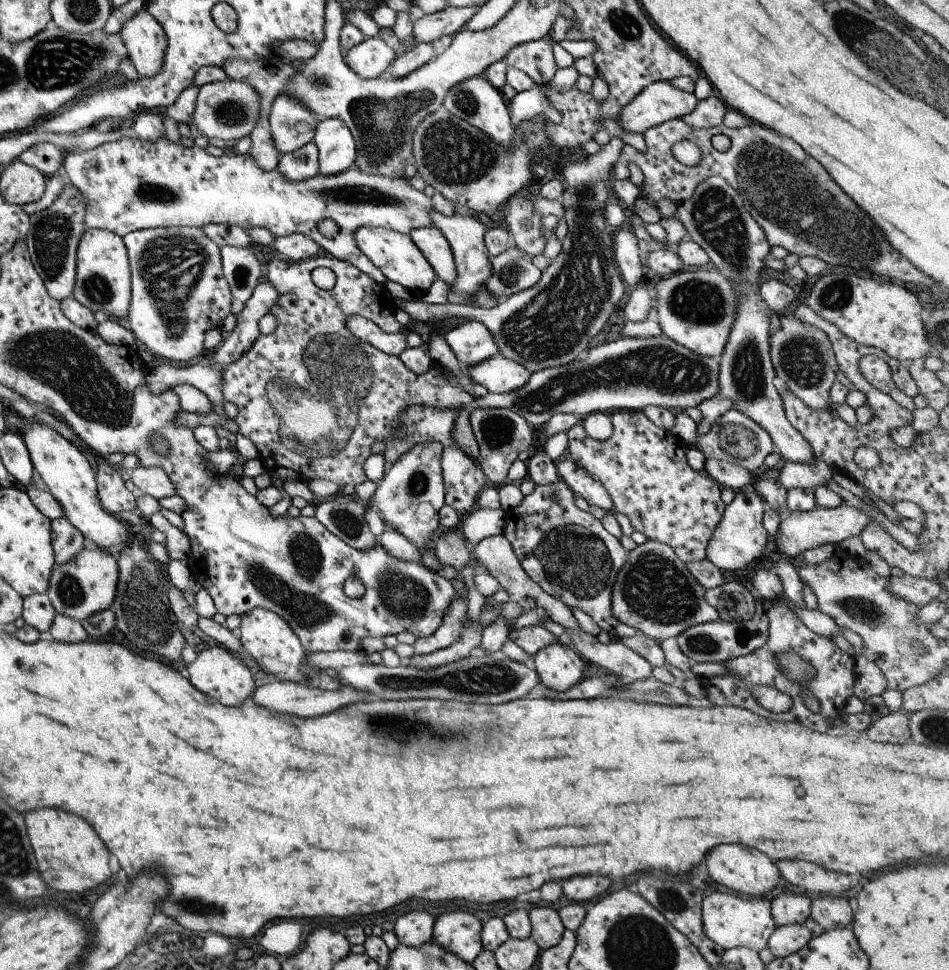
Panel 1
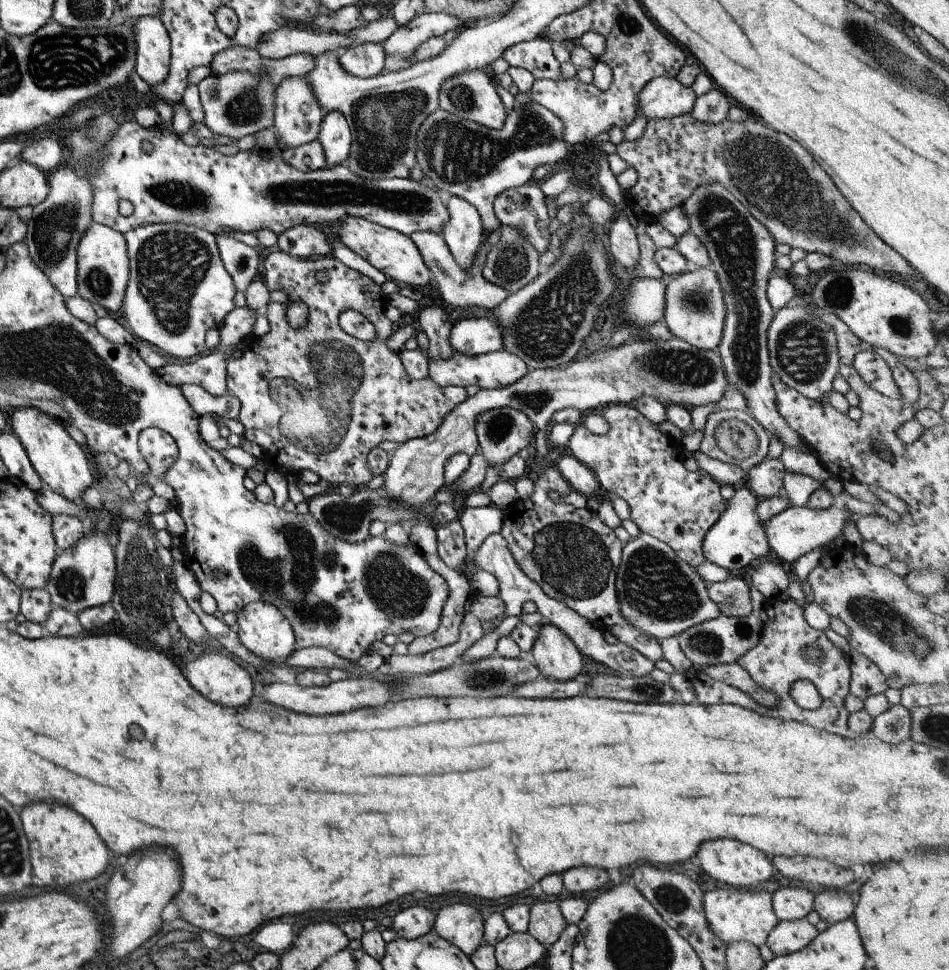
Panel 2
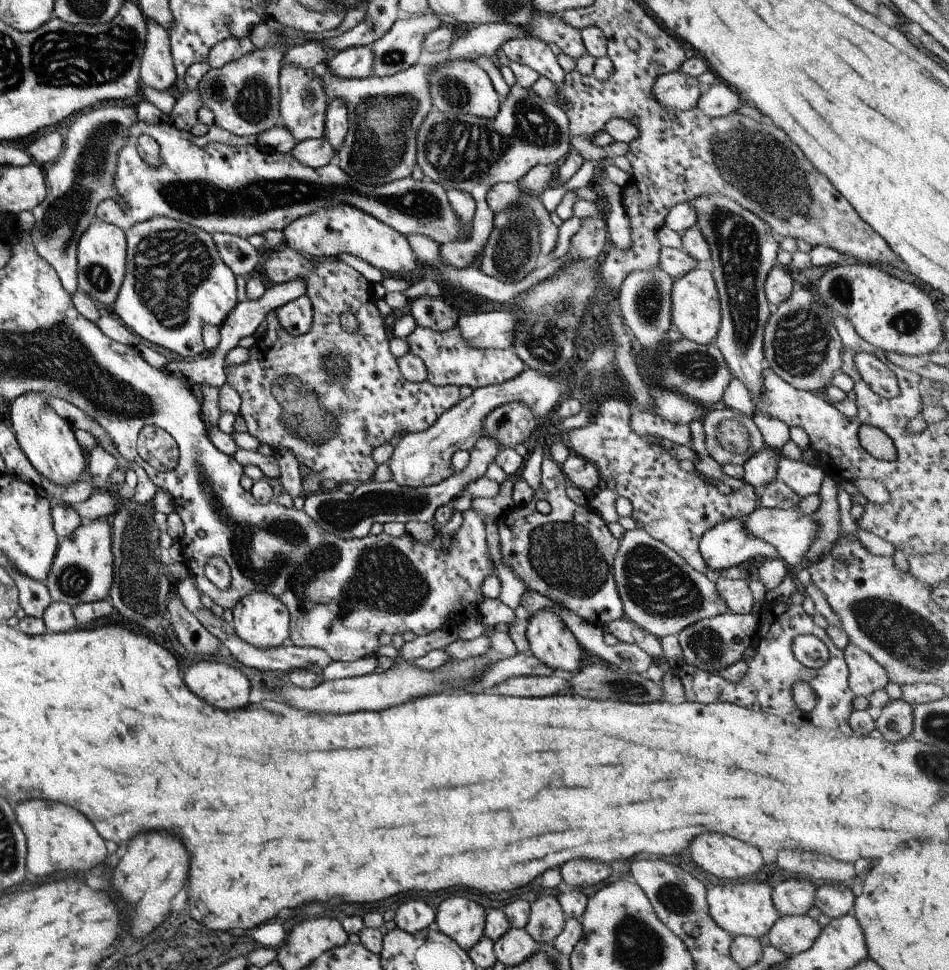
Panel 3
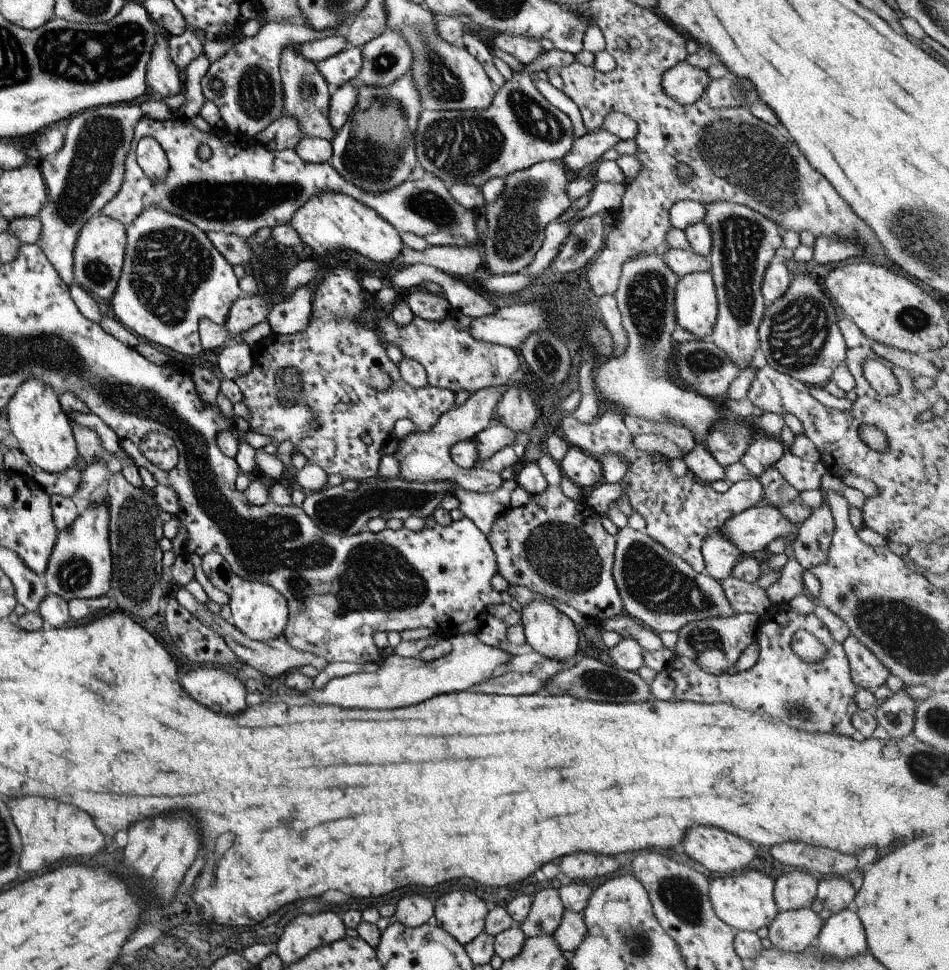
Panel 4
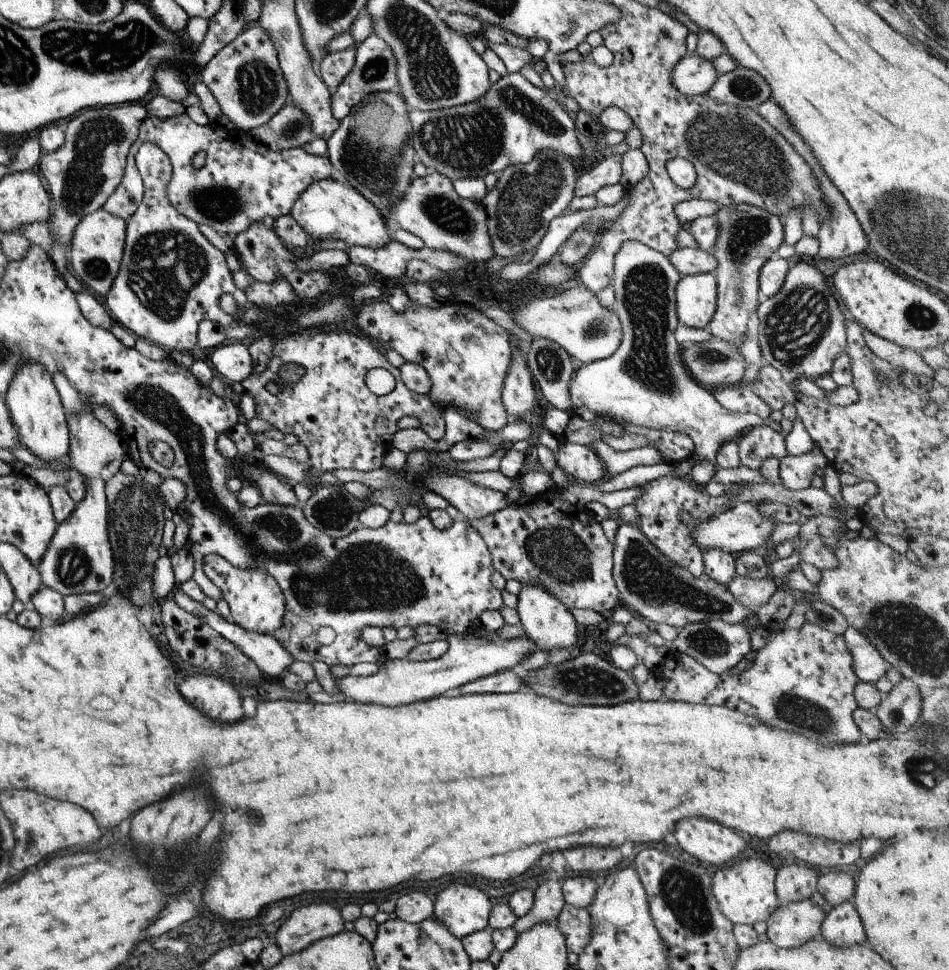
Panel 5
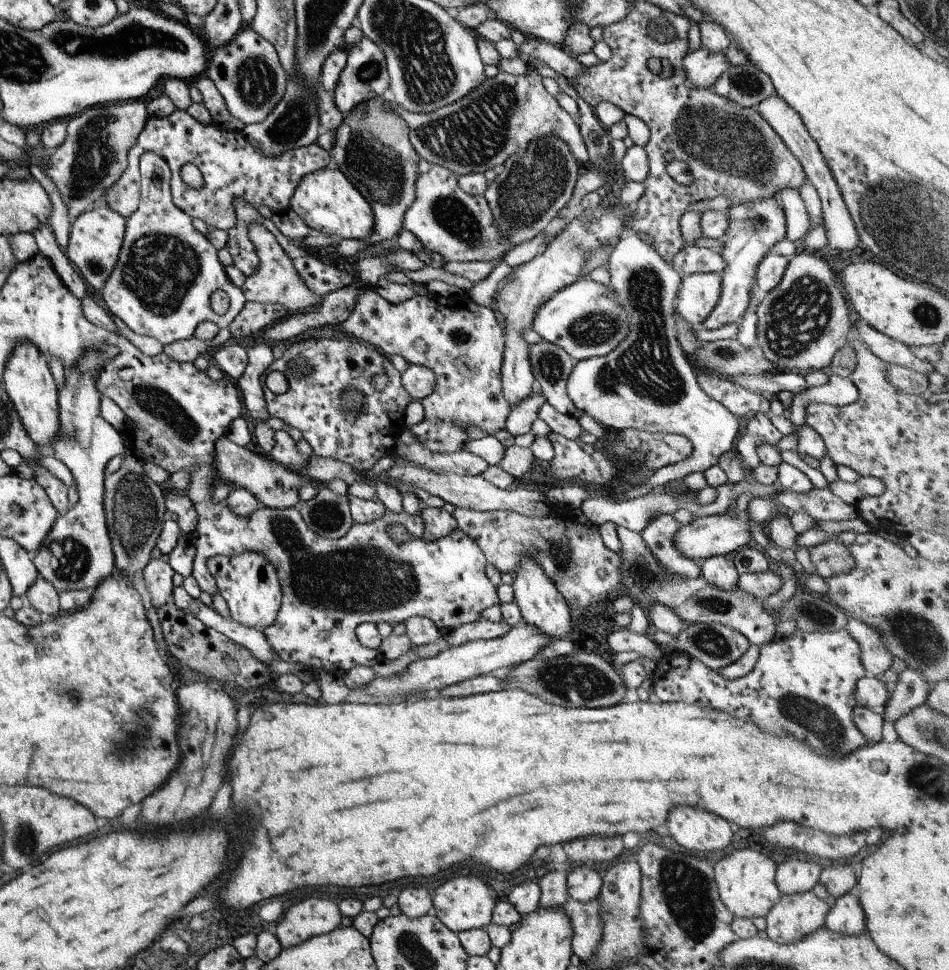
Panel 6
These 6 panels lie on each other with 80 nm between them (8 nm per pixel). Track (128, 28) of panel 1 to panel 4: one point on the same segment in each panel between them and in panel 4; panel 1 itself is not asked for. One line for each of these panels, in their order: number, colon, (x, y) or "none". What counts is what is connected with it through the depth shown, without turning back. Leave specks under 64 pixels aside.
2: (152, 42)
3: (157, 71)
4: (162, 76)

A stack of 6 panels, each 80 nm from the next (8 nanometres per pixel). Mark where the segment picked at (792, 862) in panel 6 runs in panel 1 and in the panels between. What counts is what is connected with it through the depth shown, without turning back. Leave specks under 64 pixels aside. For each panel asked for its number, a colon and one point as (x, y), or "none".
1: (787, 908)
2: (789, 903)
3: (792, 896)
4: (792, 890)
5: (794, 882)

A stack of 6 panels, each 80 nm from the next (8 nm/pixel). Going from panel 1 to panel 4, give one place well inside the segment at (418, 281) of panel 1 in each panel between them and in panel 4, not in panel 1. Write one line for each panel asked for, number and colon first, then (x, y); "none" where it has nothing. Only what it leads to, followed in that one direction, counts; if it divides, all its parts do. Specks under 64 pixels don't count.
2: (392, 253)
3: (331, 231)
4: (329, 221)

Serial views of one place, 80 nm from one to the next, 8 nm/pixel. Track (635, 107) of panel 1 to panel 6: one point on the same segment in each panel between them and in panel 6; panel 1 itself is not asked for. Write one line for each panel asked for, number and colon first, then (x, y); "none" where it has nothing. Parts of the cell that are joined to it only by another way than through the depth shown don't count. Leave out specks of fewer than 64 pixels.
2: (663, 97)
3: (675, 89)
4: (684, 83)
5: (692, 75)
6: (701, 67)

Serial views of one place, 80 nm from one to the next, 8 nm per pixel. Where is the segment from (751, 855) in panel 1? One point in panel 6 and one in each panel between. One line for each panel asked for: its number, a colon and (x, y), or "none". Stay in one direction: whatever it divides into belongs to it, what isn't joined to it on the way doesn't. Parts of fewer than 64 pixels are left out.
2: (728, 861)
3: (724, 857)
4: (718, 851)
5: (715, 845)
6: (697, 830)

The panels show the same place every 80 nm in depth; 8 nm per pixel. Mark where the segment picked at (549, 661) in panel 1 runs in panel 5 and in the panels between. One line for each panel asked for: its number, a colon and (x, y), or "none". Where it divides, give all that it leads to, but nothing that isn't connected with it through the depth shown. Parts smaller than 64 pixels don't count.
2: (552, 652)
3: (549, 640)
4: (549, 632)
5: (546, 621)

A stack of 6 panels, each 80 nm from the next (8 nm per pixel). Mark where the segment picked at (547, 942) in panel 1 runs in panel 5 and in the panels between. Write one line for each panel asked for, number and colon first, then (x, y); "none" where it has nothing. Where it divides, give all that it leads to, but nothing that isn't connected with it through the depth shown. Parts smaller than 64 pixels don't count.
2: (545, 922)
3: (546, 919)
4: (546, 909)
5: (548, 900)

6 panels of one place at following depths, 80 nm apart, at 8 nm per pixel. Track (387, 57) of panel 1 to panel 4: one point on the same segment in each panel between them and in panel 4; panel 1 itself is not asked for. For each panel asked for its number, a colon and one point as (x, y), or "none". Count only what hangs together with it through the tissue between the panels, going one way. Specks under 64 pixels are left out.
2: (364, 60)
3: (354, 62)
4: (336, 69)

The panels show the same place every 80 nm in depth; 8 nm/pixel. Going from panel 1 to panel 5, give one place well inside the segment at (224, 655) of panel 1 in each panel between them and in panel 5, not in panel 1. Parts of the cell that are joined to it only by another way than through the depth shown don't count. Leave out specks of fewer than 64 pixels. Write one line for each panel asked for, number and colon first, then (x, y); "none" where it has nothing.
2: (217, 677)
3: (219, 685)
4: (213, 688)
5: (215, 698)

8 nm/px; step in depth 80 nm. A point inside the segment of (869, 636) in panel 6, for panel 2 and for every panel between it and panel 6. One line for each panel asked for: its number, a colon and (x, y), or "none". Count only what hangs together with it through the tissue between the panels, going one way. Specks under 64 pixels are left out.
2: (865, 678)
3: (865, 675)
4: (866, 671)
5: (868, 665)

